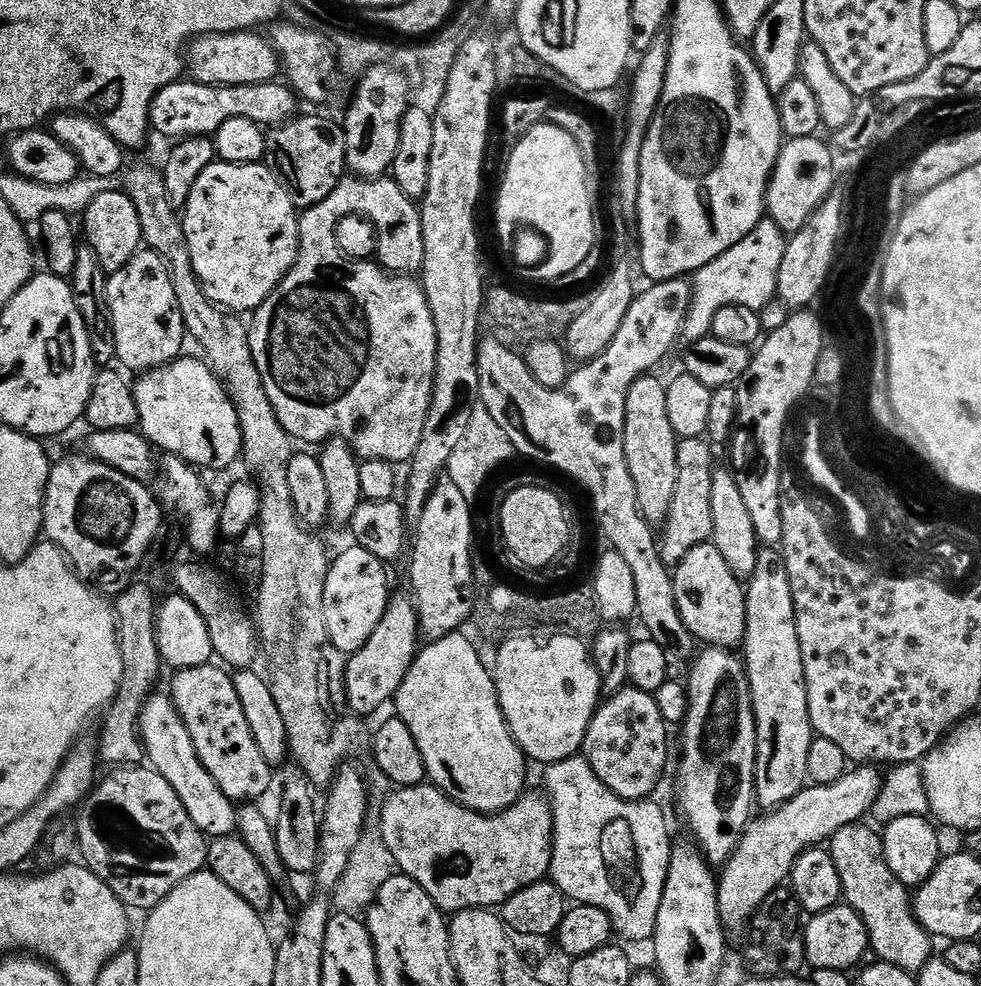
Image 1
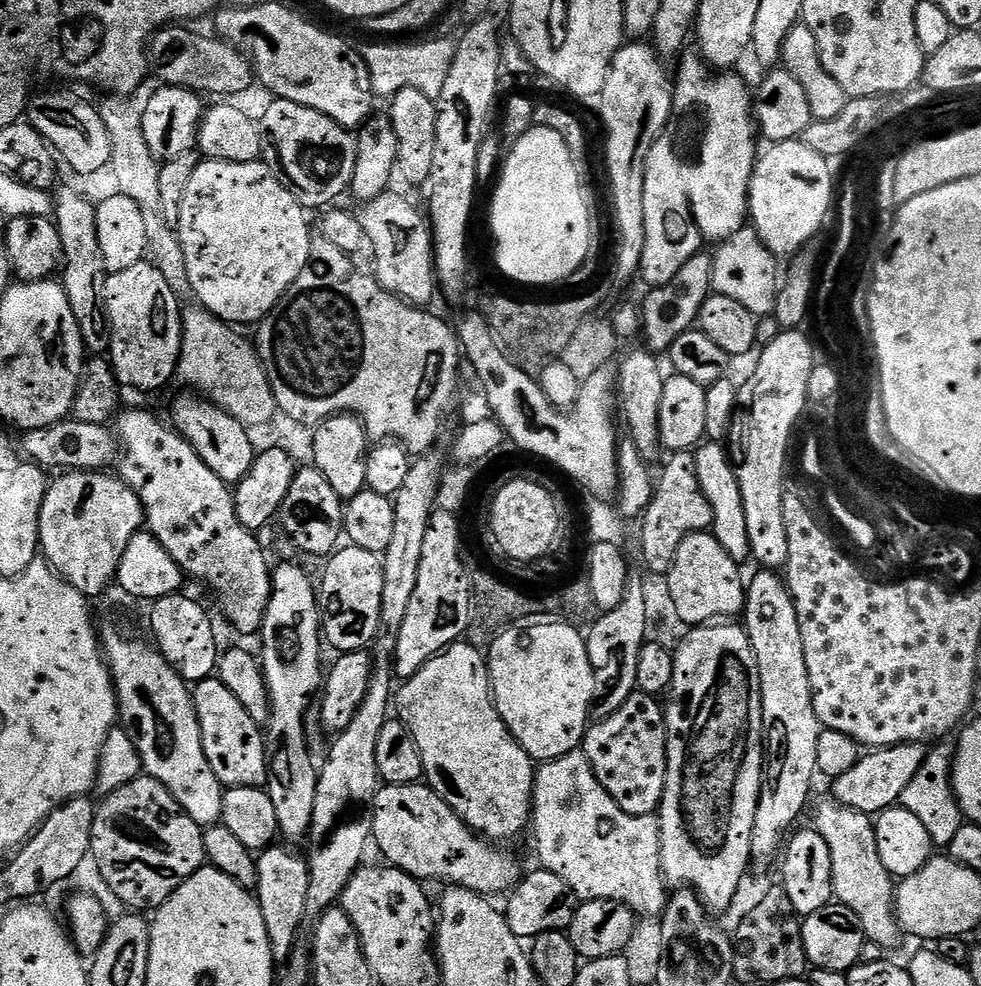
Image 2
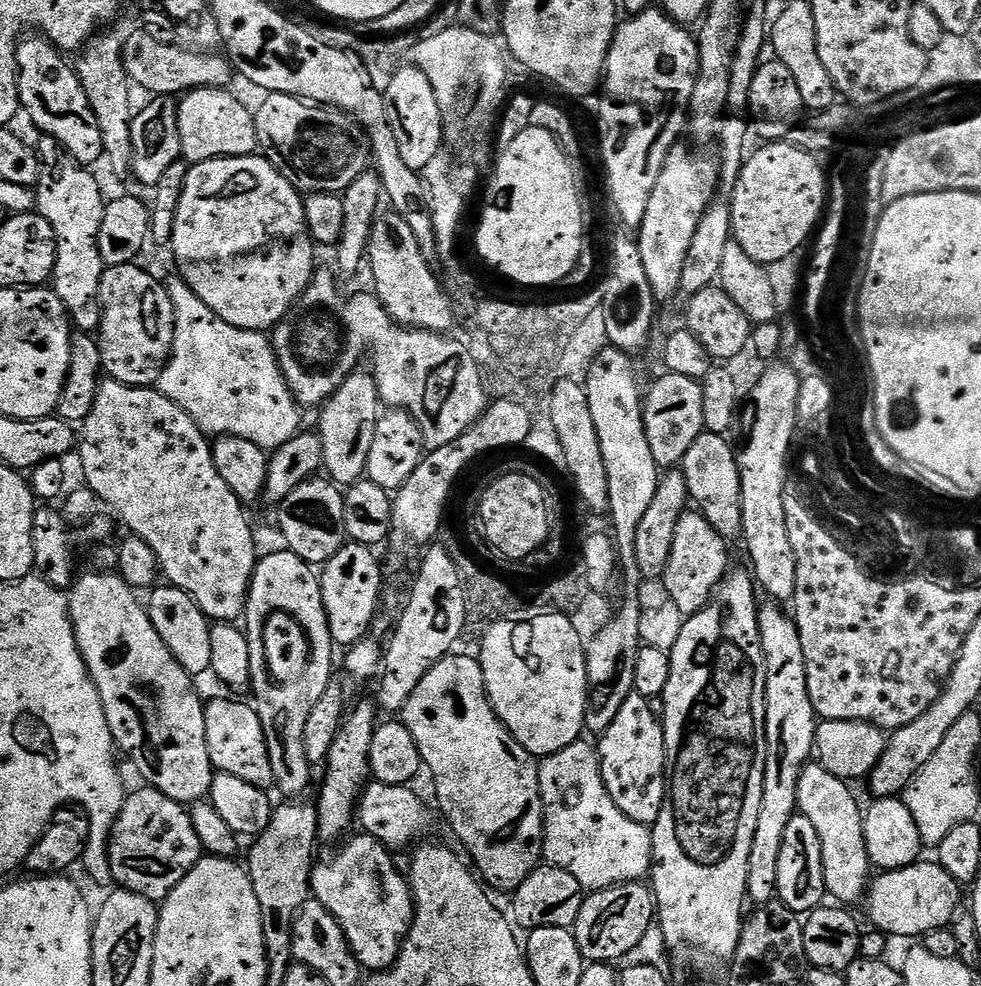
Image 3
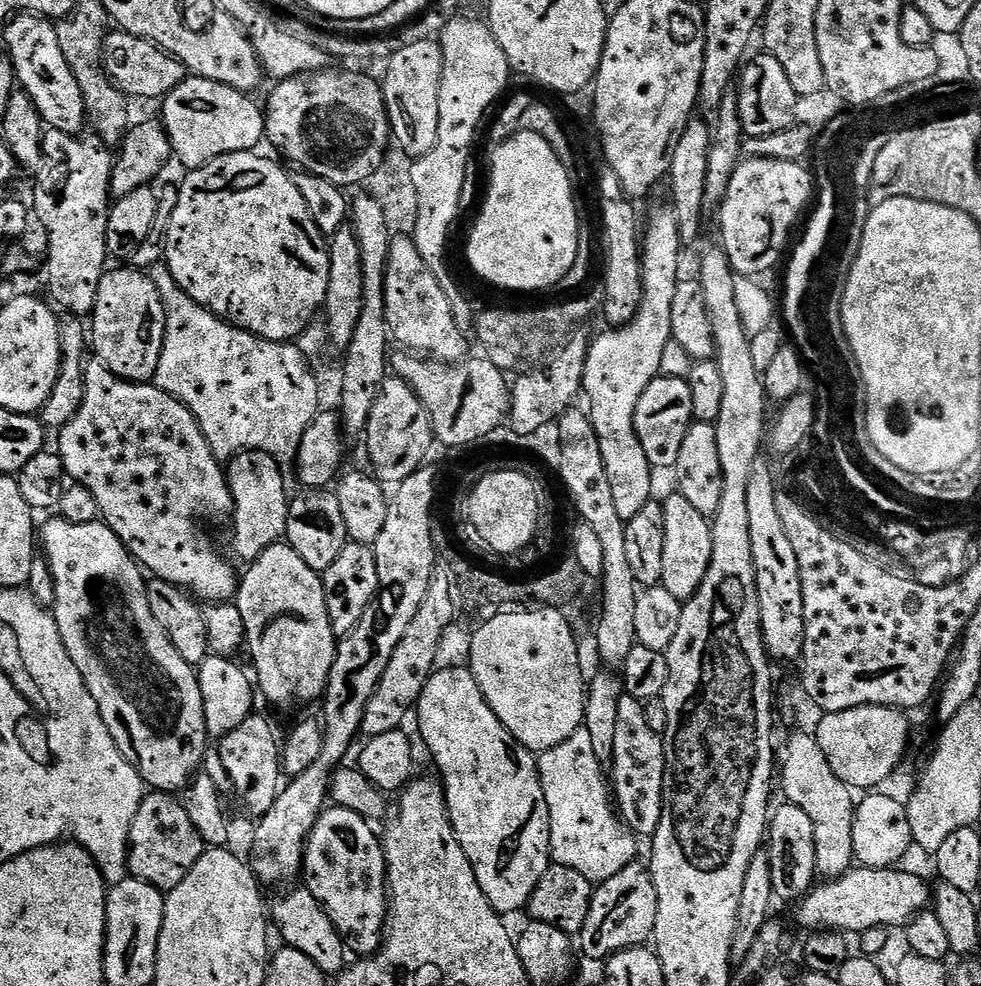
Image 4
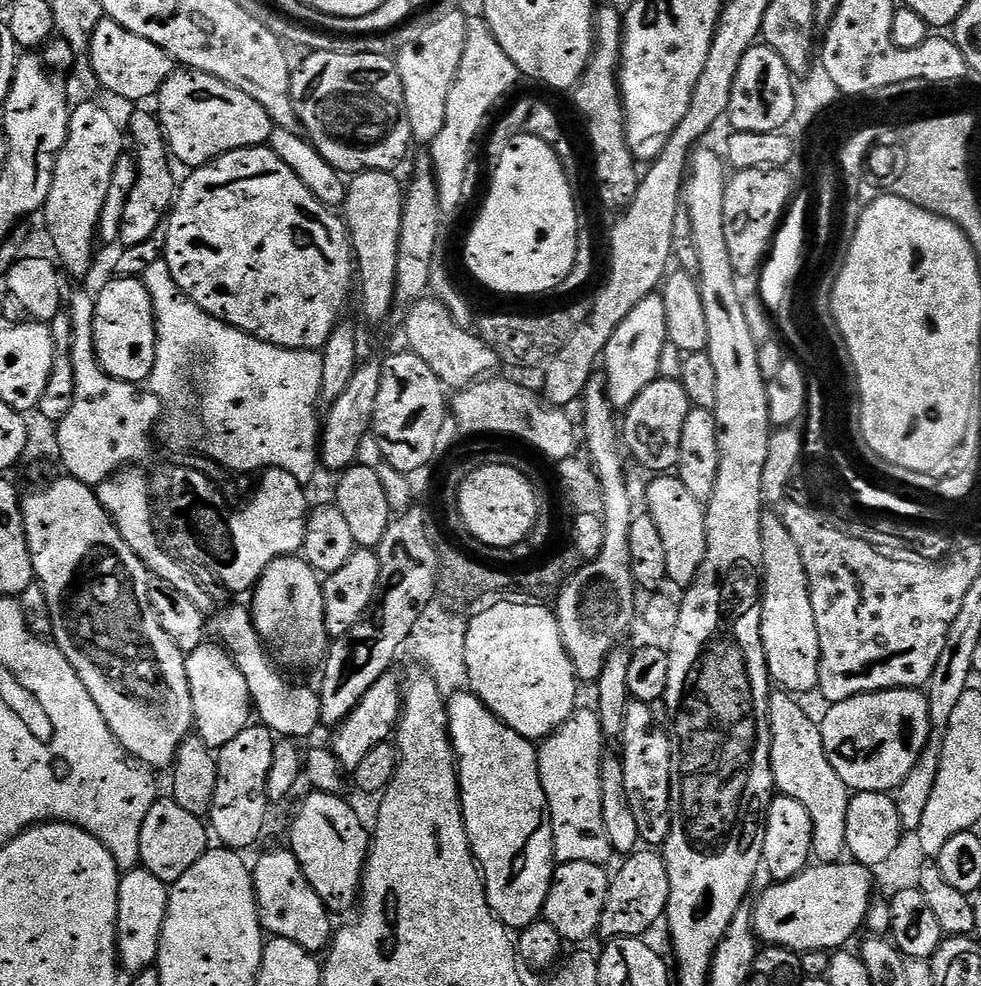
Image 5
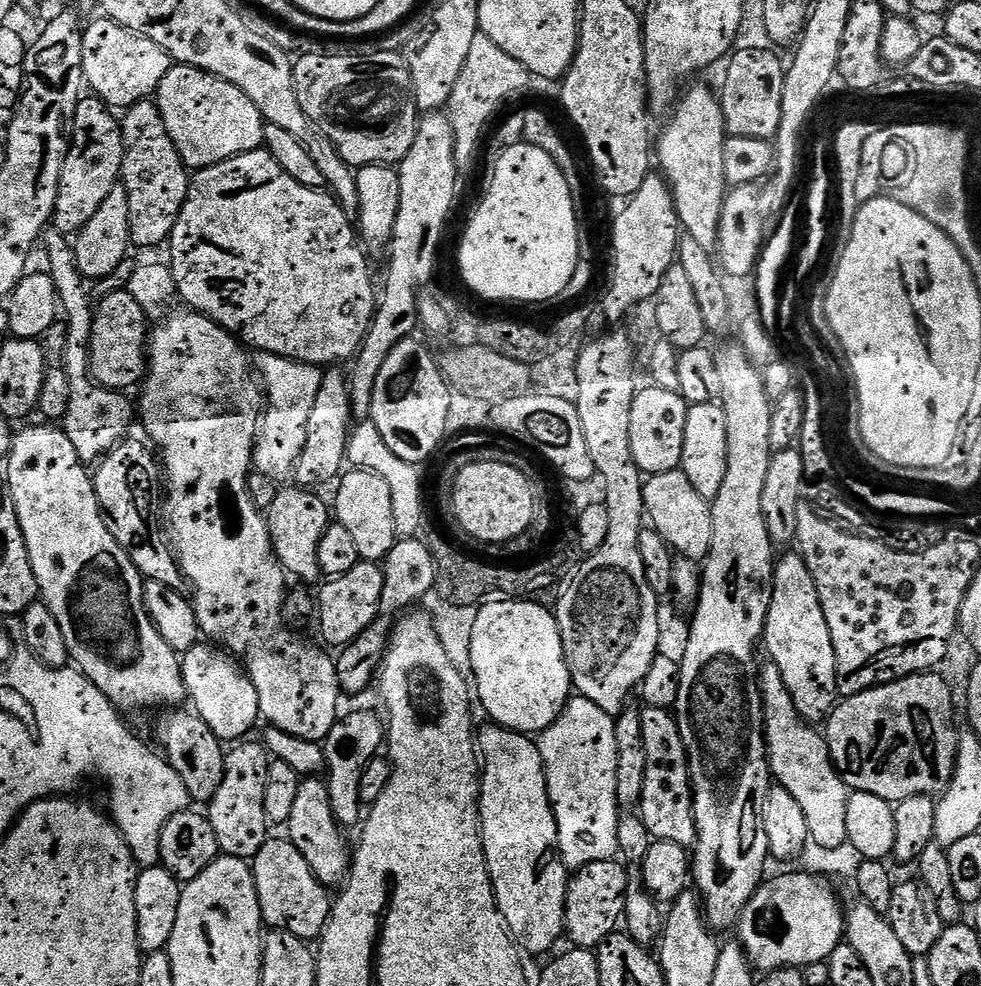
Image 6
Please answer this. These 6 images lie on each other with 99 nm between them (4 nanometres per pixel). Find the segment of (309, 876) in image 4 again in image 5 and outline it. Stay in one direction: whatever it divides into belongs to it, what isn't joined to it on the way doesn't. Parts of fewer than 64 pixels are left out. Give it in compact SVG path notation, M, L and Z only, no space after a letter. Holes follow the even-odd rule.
M315 790L307 794L292 820L290 850L298 858L306 882L314 886L329 913L351 913L357 907L364 865L368 863L369 829L364 829L359 814L343 800L343 795Z

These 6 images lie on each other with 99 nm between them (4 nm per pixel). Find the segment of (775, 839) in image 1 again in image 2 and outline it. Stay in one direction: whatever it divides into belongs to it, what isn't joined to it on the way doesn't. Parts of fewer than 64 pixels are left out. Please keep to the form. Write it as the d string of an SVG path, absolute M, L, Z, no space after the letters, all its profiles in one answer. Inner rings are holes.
M899 744L893 748L878 748L861 755L860 761L846 774L831 781L832 792L837 804L853 808L859 812L879 814L900 804L900 796L910 786L914 774L922 766L926 748L924 744Z

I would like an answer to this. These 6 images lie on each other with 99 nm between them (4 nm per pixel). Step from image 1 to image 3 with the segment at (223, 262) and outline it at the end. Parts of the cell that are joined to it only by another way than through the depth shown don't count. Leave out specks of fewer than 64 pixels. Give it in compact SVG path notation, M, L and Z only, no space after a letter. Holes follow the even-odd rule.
M263 155L223 156L217 160L207 160L189 167L186 182L182 186L182 198L178 202L178 210L174 218L170 251L172 251L173 258L176 259L177 266L180 267L178 269L180 279L191 286L194 294L198 294L198 298L202 298L202 302L206 302L206 306L210 306L210 310L214 310L214 314L218 314L218 318L222 318L222 322L230 322L230 326L238 326L242 330L271 333L276 325L289 319L291 312L288 311L294 306L297 307L298 301L306 291L308 284L311 283L312 275L318 268L315 250L317 251L306 226L304 201L301 193L297 192L294 186L290 186L290 182L286 182L286 178L282 178L282 174L278 174L278 170L274 170L272 163L265 160Z

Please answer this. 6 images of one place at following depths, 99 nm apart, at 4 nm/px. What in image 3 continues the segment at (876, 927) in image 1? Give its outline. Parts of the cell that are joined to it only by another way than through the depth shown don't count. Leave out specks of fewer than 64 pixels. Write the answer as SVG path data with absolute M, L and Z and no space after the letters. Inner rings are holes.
M812 762L805 767L804 772L798 778L798 798L796 806L799 815L810 818L814 830L818 830L818 842L822 842L822 870L824 871L824 890L833 901L844 906L853 906L865 899L870 887L870 877L874 872L874 865L866 850L866 838L864 837L864 812L862 804L856 801L856 796L851 792L849 785L839 780L830 770L826 770L819 762Z

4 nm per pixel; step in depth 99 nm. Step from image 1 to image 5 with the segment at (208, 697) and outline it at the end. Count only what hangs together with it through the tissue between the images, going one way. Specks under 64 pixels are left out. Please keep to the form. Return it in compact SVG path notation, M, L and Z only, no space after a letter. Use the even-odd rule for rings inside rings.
M256 722L219 748L216 758L218 782L212 799L210 828L223 847L245 850L263 834L270 807L268 779L270 762L274 762L275 745L274 733Z

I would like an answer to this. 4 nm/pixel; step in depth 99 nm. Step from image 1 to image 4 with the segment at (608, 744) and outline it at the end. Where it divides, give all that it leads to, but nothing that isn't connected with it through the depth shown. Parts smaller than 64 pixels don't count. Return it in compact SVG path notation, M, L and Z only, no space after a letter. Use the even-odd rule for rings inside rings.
M621 695L618 702L618 723L614 733L614 754L610 769L610 788L629 832L640 838L650 838L658 830L662 810L664 809L664 771L666 770L666 754L664 753L664 738L659 731L652 729L648 716L644 713L645 705L635 700L633 696Z

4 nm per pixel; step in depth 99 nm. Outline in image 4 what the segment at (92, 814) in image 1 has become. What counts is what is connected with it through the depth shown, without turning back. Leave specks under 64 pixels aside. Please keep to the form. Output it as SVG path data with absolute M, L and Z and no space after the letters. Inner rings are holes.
M155 790L145 795L128 835L128 871L135 879L170 890L190 874L205 850L204 840L194 830L194 822L190 822L190 814L186 814L183 803L175 795Z

